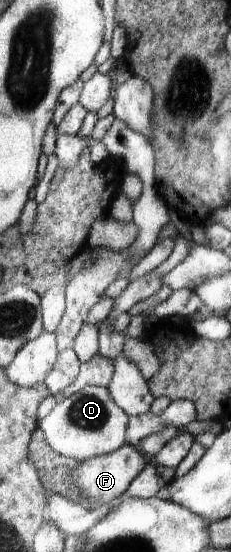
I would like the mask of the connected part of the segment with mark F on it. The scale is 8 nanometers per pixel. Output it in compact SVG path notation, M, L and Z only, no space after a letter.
M127 443L114 454L101 455L81 462L73 477L75 477L77 485L83 489L83 495L87 495L87 499L91 499L93 508L103 507L103 505L121 500L127 493L129 485L133 483L133 479L143 471L147 462L147 457L137 447Z

